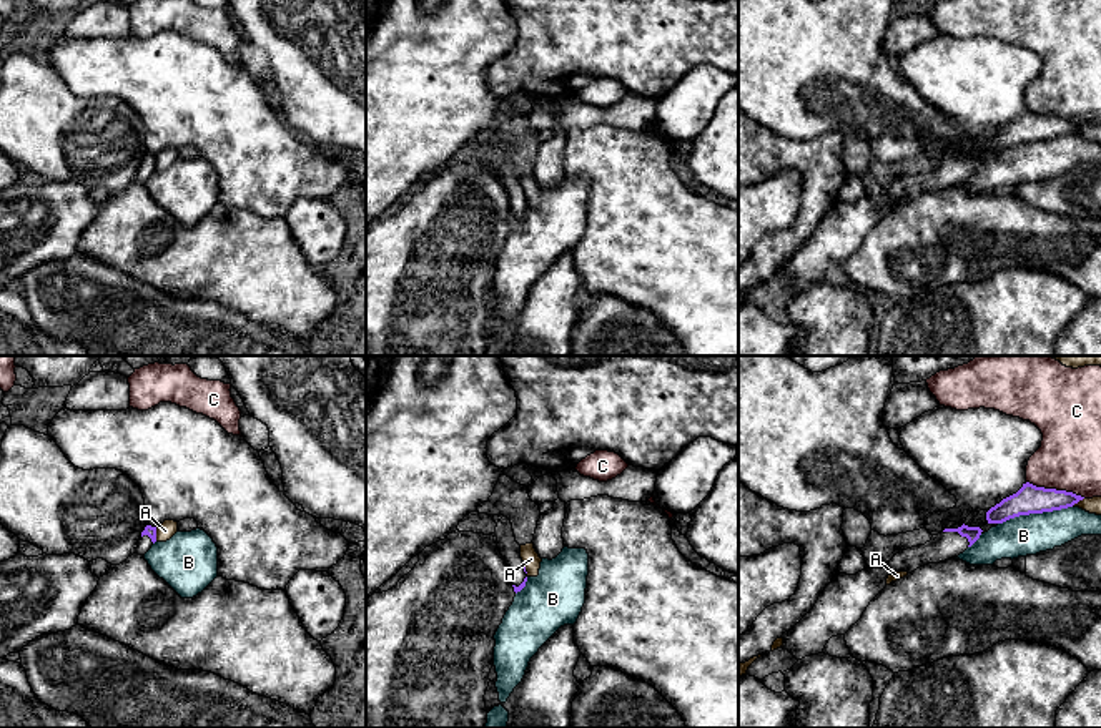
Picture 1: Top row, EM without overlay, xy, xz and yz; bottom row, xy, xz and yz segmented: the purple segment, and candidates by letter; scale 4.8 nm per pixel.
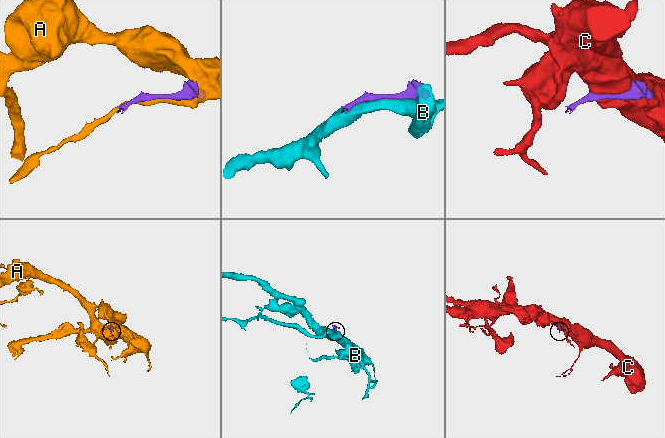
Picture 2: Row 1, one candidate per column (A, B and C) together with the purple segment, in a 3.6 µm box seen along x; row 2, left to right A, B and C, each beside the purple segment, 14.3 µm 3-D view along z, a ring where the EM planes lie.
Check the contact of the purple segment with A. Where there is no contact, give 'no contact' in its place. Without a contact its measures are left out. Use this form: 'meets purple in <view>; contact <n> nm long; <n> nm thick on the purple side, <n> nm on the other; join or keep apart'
meets purple in xy; contact 70 nm long; 50 nm thick on the purple side, 90 nm on the other; keep apart

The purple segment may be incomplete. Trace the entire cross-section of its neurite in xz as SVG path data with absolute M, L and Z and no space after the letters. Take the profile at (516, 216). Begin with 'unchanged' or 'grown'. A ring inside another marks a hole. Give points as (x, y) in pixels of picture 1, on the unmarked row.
grown; M502 145L494 161L497 165L497 176L509 194L514 219L517 221L526 214L527 199L521 186L521 173L516 170L511 148Z

